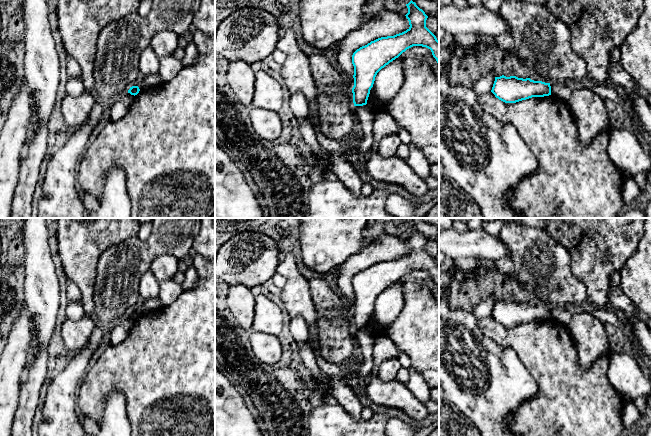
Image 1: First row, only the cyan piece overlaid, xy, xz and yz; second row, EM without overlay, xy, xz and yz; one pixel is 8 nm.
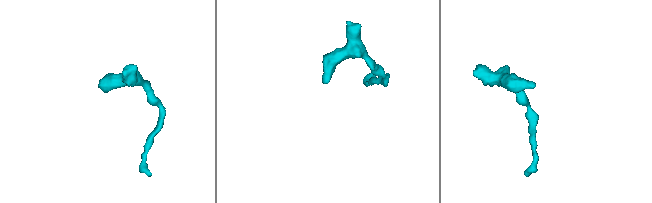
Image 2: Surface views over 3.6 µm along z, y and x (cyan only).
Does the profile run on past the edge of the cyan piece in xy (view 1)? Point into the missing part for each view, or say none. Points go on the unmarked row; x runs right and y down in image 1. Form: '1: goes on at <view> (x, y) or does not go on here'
1: does not go on here

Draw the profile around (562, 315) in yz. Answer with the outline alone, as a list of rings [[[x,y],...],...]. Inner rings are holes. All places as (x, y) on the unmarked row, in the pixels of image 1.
[[[554,305],[550,307],[550,310],[551,319],[567,327],[577,309]]]

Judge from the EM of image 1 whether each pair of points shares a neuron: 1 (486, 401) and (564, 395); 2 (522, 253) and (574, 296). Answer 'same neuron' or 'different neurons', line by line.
1: different neurons
2: same neuron

